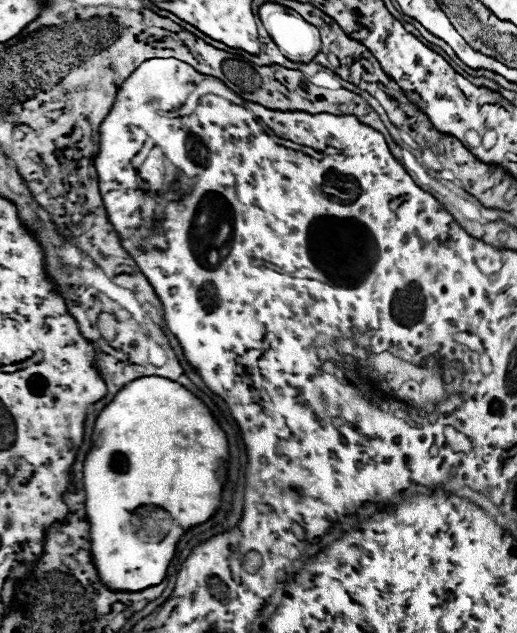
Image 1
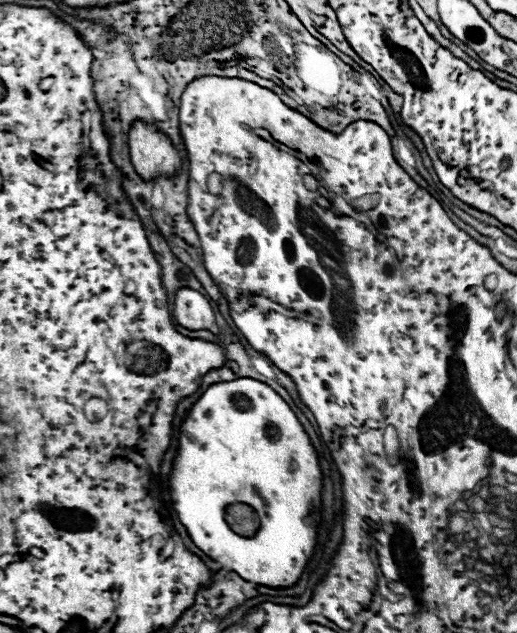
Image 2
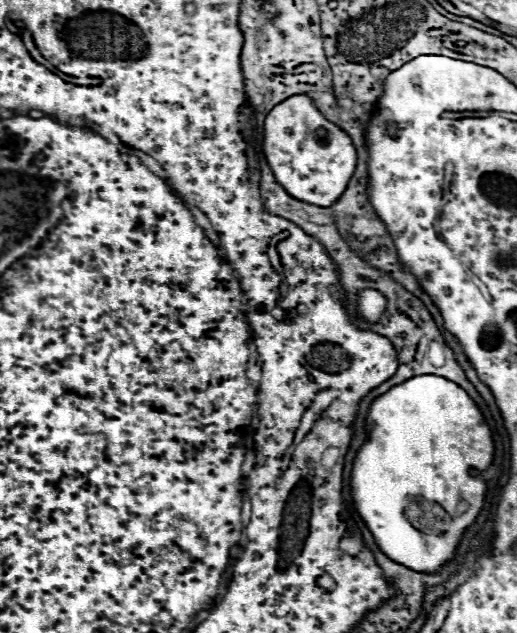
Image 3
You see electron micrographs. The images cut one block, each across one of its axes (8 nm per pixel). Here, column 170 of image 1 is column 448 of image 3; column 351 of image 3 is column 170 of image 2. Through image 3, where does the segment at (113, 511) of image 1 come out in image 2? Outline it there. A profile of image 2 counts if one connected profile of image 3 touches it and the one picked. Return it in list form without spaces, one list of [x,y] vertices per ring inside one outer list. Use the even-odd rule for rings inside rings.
[[[236,378],[212,384],[192,406],[178,436],[178,456],[170,474],[170,496],[192,542],[204,554],[222,566],[232,568],[248,582],[260,582],[260,586],[272,588],[292,588],[314,554],[318,530],[306,526],[304,518],[312,508],[320,508],[322,504],[322,470],[318,454],[292,408],[260,380]]]

